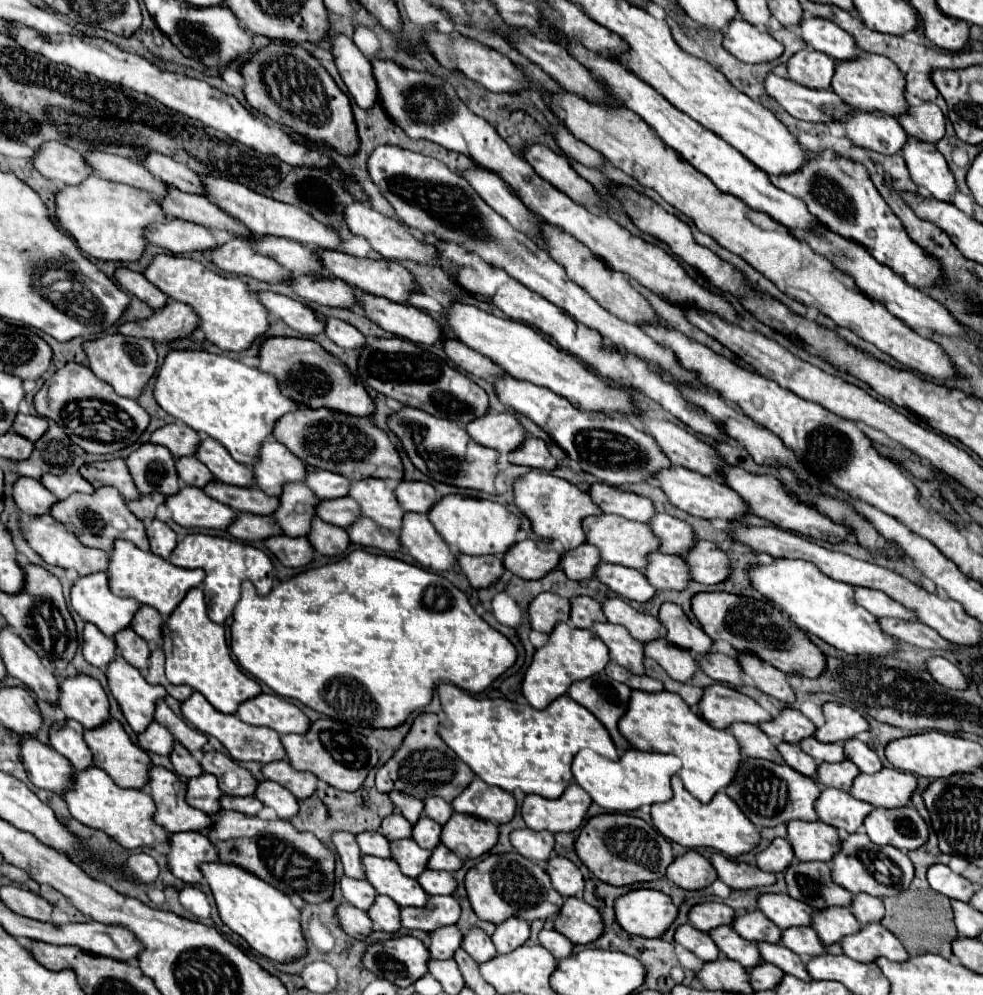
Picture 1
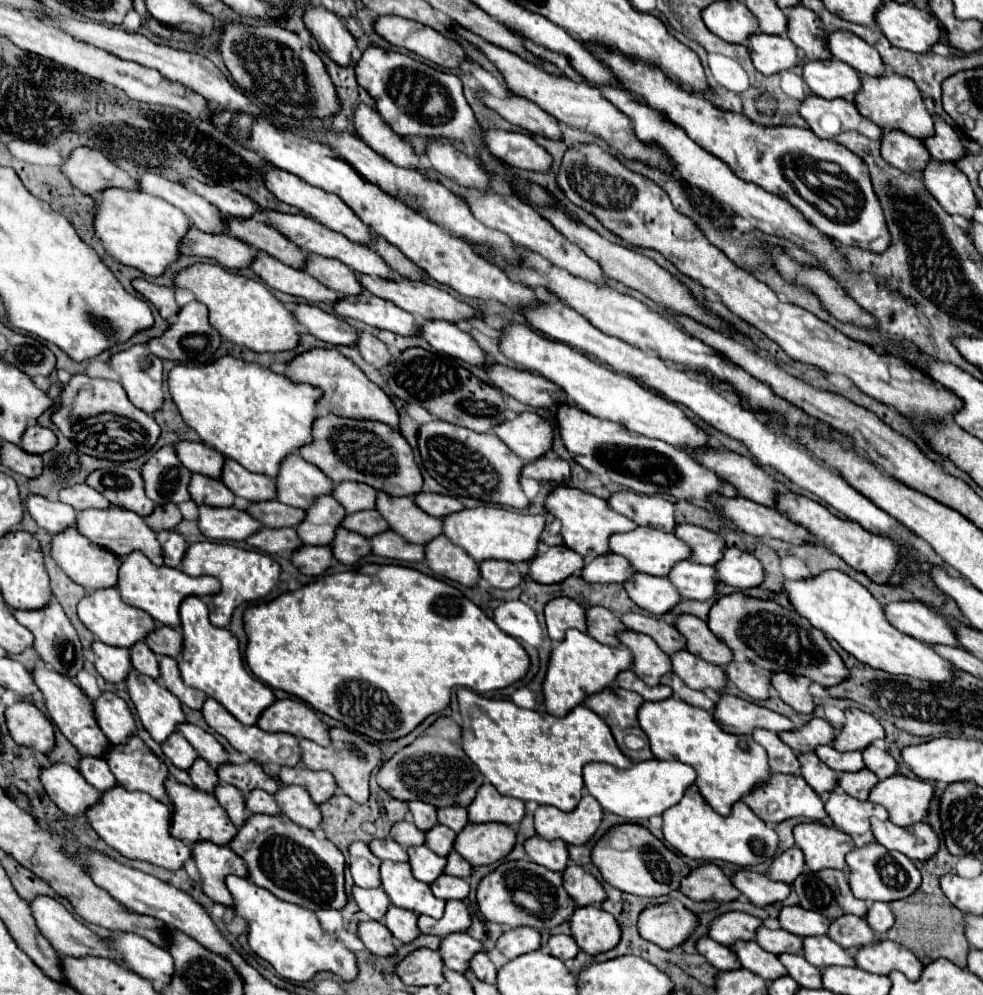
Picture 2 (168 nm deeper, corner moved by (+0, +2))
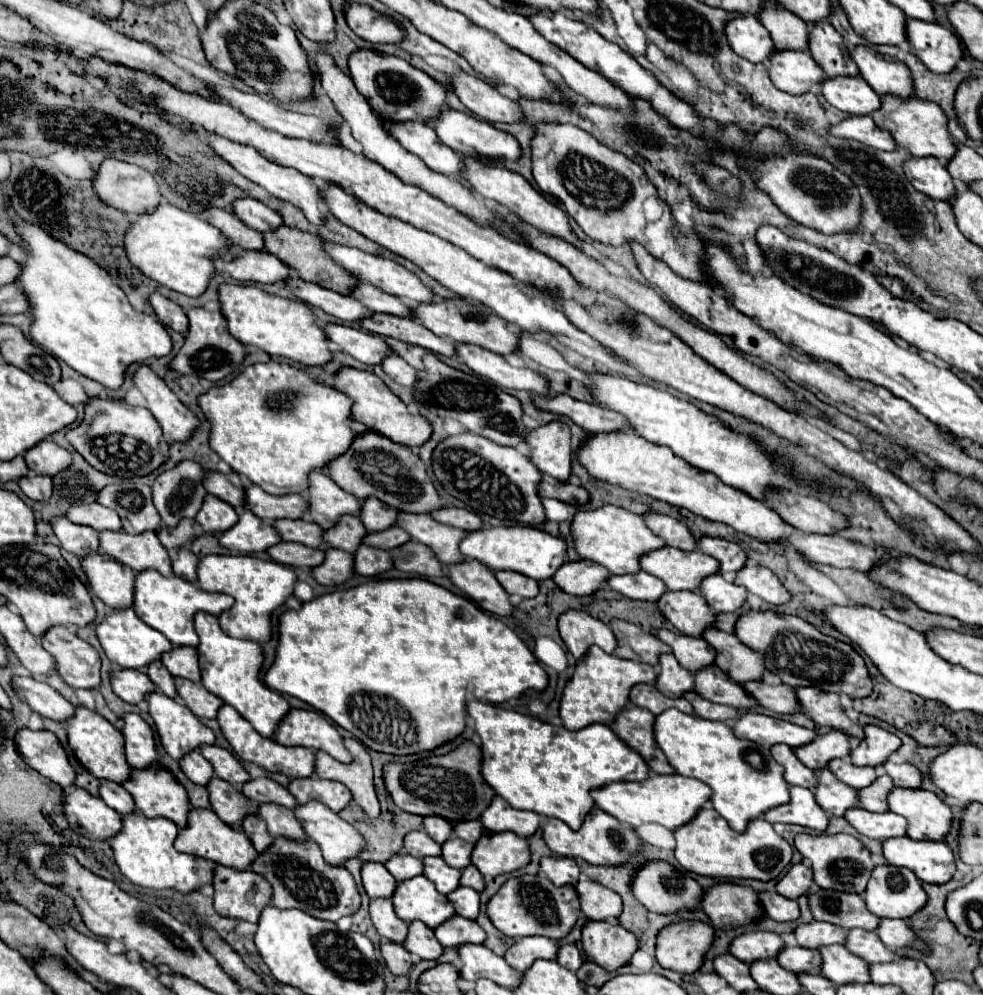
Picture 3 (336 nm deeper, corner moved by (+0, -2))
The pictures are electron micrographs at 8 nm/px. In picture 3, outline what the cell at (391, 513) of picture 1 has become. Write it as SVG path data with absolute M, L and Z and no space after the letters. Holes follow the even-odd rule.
M399 513L397 525L405 529L415 541L431 547L443 565L455 565L465 561L465 555L461 555L459 551L459 543L465 537L463 529L437 523L431 515L425 513L423 515Z

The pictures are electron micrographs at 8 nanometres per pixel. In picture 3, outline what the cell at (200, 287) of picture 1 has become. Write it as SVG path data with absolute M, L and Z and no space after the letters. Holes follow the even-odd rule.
M221 285L219 301L229 323L229 333L241 343L259 347L269 355L287 357L301 365L325 365L333 359L325 329L317 323L317 317L305 303L271 295L257 285Z

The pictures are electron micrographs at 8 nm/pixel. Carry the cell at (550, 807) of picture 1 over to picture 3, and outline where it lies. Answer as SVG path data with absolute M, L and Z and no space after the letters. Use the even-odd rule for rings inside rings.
M593 809L589 813L589 817L585 819L585 825L579 831L569 829L563 821L557 819L549 819L547 825L543 825L543 839L547 843L547 847L561 855L561 857L573 857L573 859L583 859L589 865L627 865L631 855L641 851L641 839L637 835L637 831L621 821L617 821L615 817L611 817L609 813L603 813L601 809Z

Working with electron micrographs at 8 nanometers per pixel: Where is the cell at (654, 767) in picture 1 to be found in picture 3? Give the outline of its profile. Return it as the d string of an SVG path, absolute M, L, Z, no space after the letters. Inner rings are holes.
M651 773L649 779L641 783L609 783L601 789L593 791L593 799L597 807L621 823L637 829L645 823L659 823L669 831L687 825L711 799L711 787L701 783L699 779L689 779L683 775L657 775Z

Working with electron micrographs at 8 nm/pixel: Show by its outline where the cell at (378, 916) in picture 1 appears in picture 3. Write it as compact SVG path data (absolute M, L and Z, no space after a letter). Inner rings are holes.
M421 921L409 923L409 935L403 945L409 953L419 955L421 959L431 959L437 961L443 955L443 945L437 941L433 929L429 929Z

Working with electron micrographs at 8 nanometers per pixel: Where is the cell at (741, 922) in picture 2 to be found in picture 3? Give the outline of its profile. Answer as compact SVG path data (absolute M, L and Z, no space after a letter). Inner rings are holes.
M751 931L751 933L737 937L731 943L729 953L735 955L739 961L751 965L759 959L775 959L783 947L785 947L785 943L777 933Z

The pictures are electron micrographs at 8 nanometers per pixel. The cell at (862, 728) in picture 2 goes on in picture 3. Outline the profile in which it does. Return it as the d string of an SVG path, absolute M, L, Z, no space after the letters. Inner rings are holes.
M867 725L865 739L857 749L851 751L851 761L859 767L879 767L883 765L891 753L901 747L901 739L883 727Z

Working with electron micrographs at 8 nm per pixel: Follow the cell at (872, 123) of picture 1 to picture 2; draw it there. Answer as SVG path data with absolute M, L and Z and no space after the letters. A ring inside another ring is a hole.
M883 129L881 135L881 157L905 173L921 175L929 163L929 151L923 149L921 139L907 135L901 129Z

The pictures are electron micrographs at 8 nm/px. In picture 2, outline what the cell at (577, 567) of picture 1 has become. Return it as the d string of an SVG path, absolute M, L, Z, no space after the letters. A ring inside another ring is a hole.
M615 553L599 555L591 561L585 561L581 569L581 577L591 583L623 583L625 579L629 579L629 573L635 573L635 569L625 557Z

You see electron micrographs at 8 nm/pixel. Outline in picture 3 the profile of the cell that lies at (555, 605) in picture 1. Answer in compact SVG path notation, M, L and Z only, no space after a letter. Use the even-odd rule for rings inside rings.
M581 611L563 613L559 617L559 633L577 661L585 657L591 645L599 645L609 655L617 649L617 639L609 629L609 625Z

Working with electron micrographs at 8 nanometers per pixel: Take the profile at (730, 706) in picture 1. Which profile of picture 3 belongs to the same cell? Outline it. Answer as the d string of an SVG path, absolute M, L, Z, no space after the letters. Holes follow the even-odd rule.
M755 711L743 713L733 723L733 731L737 733L737 737L749 739L749 741L753 741L765 749L769 749L777 743L785 743L791 749L797 749L797 747L811 743L817 737L817 733L813 729L805 729L805 727L793 725L789 721L761 715Z

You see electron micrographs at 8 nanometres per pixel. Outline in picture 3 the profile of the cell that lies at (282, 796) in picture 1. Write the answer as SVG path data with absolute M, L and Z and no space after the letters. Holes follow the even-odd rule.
M319 801L299 805L295 815L307 837L319 845L325 861L333 867L343 865L343 861L357 857L365 849L363 835Z

